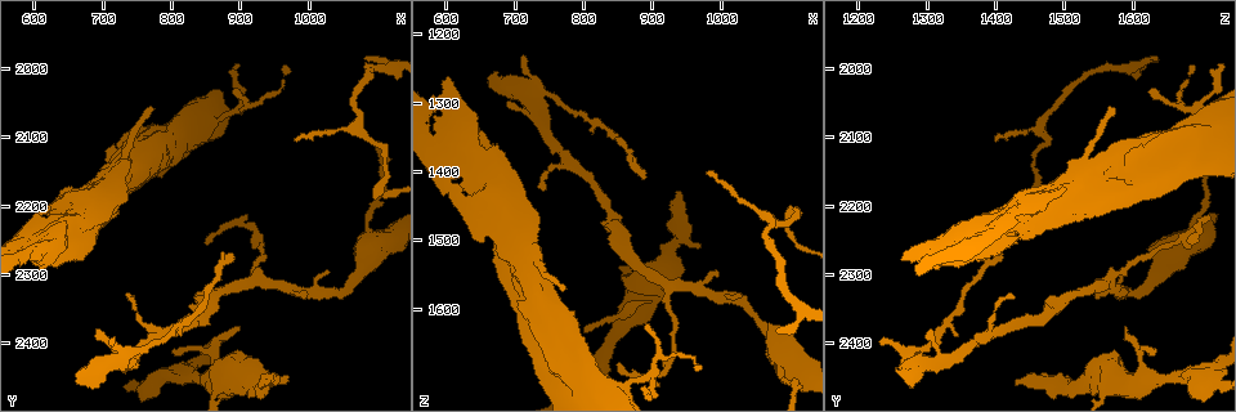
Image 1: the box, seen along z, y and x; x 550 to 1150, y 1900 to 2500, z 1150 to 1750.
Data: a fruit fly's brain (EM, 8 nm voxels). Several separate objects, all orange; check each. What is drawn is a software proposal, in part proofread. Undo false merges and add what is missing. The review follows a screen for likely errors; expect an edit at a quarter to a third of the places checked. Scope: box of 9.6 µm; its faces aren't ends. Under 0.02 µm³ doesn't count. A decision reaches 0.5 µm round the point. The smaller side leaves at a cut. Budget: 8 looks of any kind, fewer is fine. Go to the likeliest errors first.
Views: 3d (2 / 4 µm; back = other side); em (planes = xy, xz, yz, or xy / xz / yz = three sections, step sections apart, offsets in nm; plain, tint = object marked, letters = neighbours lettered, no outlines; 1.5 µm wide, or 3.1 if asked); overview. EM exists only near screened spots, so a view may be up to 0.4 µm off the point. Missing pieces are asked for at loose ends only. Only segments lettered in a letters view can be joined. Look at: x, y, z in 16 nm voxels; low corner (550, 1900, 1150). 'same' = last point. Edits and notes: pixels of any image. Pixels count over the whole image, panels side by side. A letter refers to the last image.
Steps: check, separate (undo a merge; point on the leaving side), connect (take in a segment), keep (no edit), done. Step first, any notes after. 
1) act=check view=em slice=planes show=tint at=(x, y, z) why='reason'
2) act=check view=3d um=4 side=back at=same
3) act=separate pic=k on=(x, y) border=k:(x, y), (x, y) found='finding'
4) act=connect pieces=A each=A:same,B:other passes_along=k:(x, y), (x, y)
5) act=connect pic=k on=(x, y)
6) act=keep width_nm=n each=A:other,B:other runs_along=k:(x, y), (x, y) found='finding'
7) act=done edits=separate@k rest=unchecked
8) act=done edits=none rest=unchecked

act=check view=3d um=2 at=(905, 2380, 1590) why='thin end'

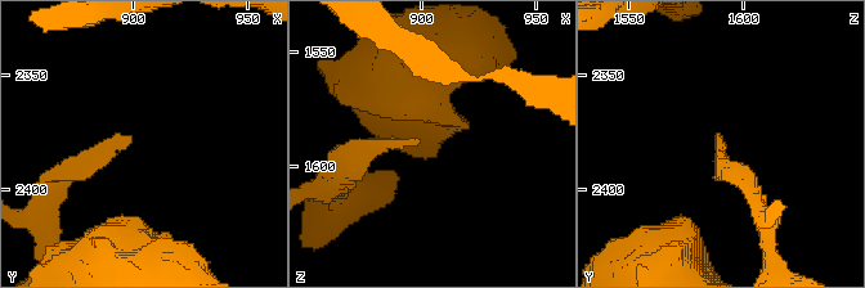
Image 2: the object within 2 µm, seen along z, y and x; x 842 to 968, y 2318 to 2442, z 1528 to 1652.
act=check view=em slice=xz step=8 show=letters at=(900, 2379, 1591)

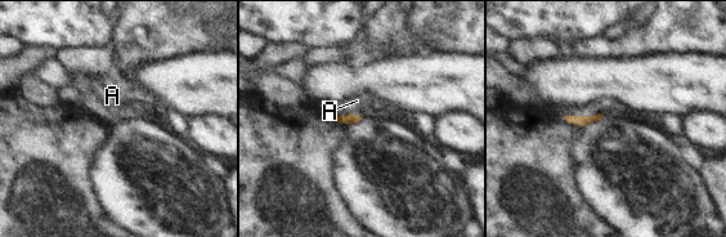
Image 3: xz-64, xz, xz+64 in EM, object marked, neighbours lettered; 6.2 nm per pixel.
act=connect pieces=A each=A:same passes_along=3:(350, 119), (354, 115), (357, 101) found='it goes on there'

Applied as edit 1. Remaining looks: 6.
act=check view=em slice=yz step=4 show=letters at=(890, 2270, 1410) why='end of a long branch'

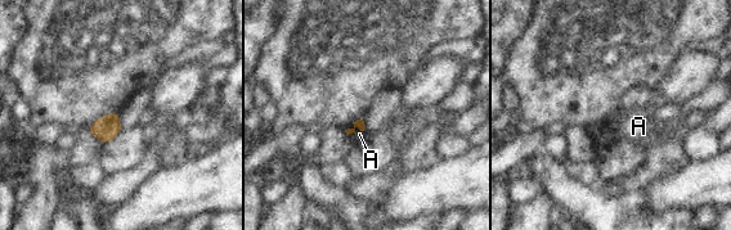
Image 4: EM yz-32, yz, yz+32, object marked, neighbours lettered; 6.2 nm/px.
act=keep longest_contact=A:80nm each=A:other border=4:(364, 129), (357, 127), (355, 135) found='no lettered segment goes on from it'

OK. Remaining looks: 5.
act=done edits=connect@3 rest=unchecked

